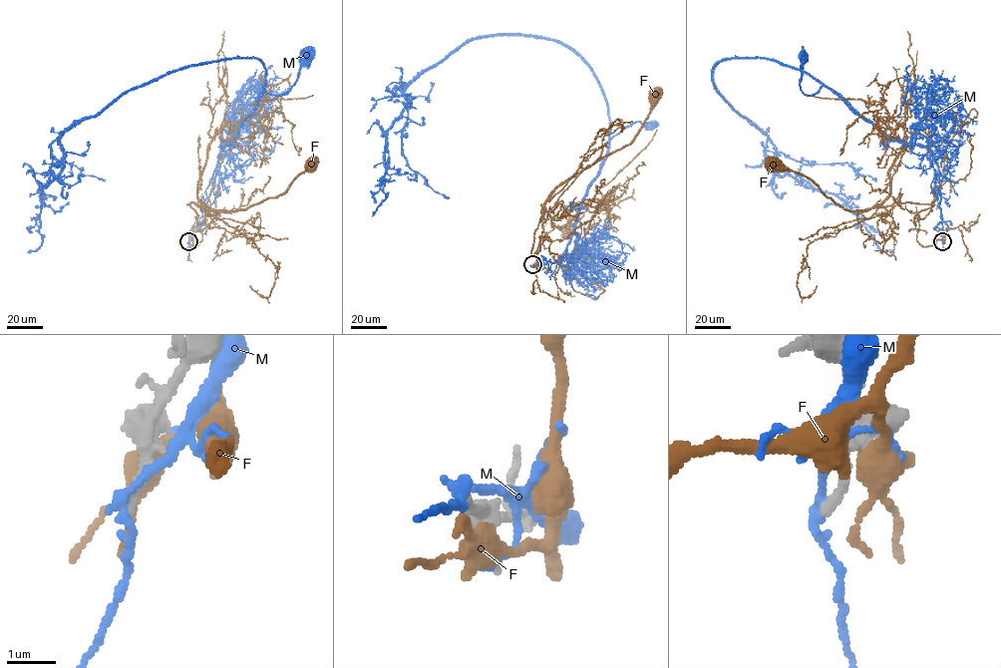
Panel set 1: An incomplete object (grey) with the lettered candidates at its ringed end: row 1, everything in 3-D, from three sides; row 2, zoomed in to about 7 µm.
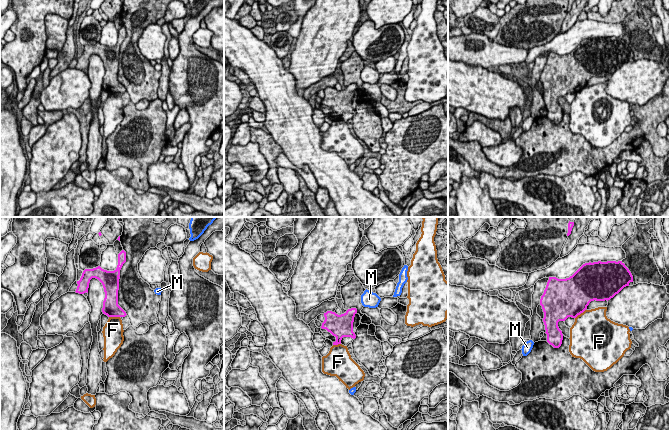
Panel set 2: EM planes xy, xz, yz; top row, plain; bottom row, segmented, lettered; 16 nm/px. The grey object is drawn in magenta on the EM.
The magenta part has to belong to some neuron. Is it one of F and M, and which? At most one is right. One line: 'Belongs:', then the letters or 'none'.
Belongs: none

